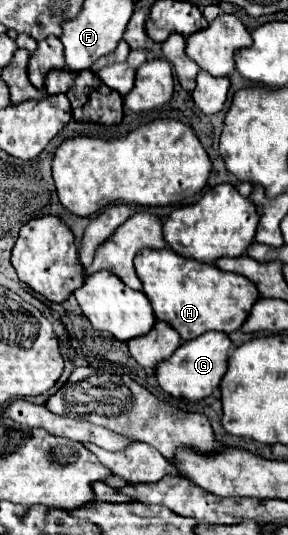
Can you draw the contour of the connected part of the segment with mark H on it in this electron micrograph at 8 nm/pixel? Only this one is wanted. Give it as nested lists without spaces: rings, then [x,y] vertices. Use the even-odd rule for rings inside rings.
[[[146,248],[134,258],[134,266],[156,318],[168,322],[182,336],[182,340],[198,338],[210,330],[220,330],[224,334],[238,330],[248,318],[252,304],[258,300],[256,286],[246,276],[222,272],[214,264],[186,260],[170,248]]]

